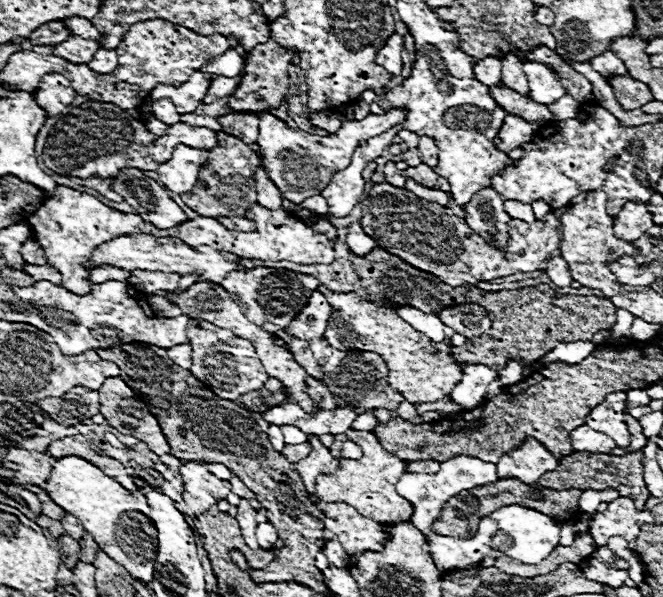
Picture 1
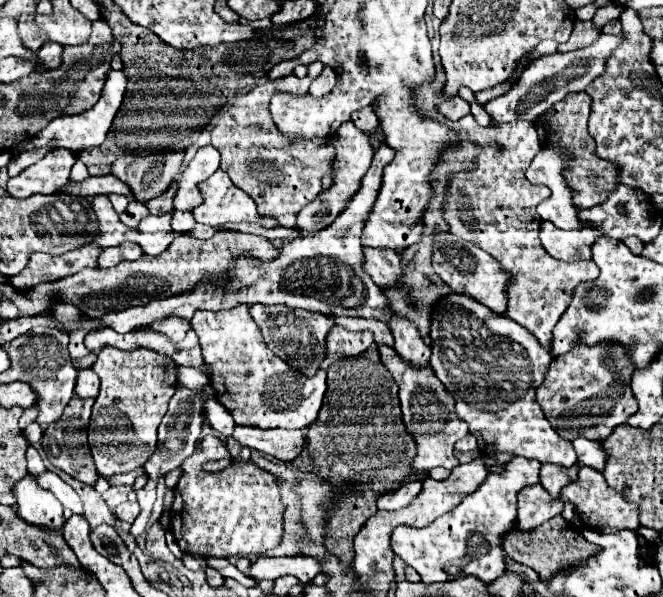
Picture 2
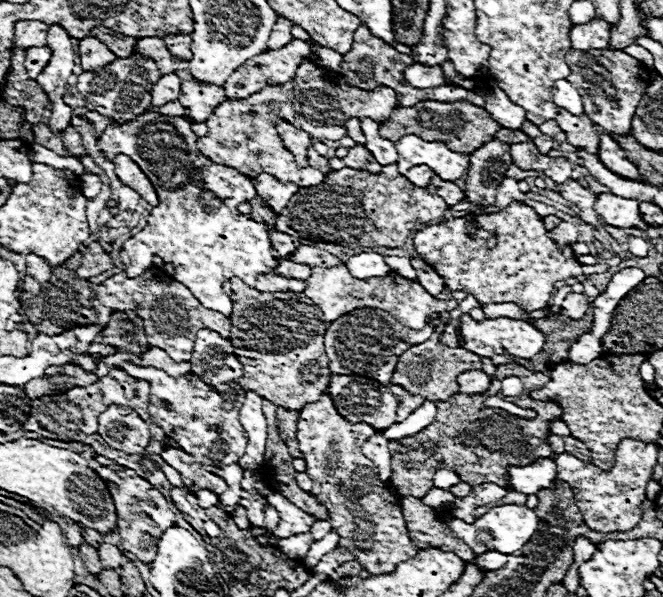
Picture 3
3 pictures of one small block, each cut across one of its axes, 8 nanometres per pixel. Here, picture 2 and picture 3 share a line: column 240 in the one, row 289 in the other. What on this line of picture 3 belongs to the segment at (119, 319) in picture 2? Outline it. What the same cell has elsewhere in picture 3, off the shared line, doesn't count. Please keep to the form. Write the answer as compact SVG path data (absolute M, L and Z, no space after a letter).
M268 272L268 274L256 276L254 288L260 292L304 292L306 284L302 280L284 278L284 276L278 276L274 272Z

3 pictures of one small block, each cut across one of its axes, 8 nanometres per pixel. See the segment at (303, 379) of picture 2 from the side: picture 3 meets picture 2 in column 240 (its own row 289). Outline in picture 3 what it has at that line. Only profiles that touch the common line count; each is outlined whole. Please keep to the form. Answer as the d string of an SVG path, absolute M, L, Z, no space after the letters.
M344 264L334 266L334 268L312 266L312 276L306 280L304 294L308 294L308 298L312 298L316 302L316 306L320 306L326 322L334 322L336 318L340 318L356 308L380 308L380 310L392 314L400 324L404 324L412 330L422 330L426 326L426 318L430 318L434 314L450 312L458 306L456 300L438 300L438 298L430 296L420 286L418 280L402 278L396 272L390 272L388 276L360 280L360 278L354 278Z

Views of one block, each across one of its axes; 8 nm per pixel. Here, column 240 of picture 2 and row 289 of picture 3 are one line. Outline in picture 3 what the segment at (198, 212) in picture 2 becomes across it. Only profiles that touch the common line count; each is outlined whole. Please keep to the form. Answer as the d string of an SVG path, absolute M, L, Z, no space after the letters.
M146 112L136 120L110 124L98 138L98 148L110 160L118 154L130 156L158 192L159 204L146 218L146 228L126 240L120 250L122 272L126 272L128 278L136 278L152 268L154 256L160 256L174 266L172 278L188 286L192 294L200 298L202 306L230 316L232 300L222 292L224 282L236 276L254 287L256 276L270 272L276 266L276 258L272 256L268 226L250 220L238 210L240 204L256 196L252 178L204 158L196 148L196 140L198 136L190 132L190 120L184 120L182 130L180 118Z

